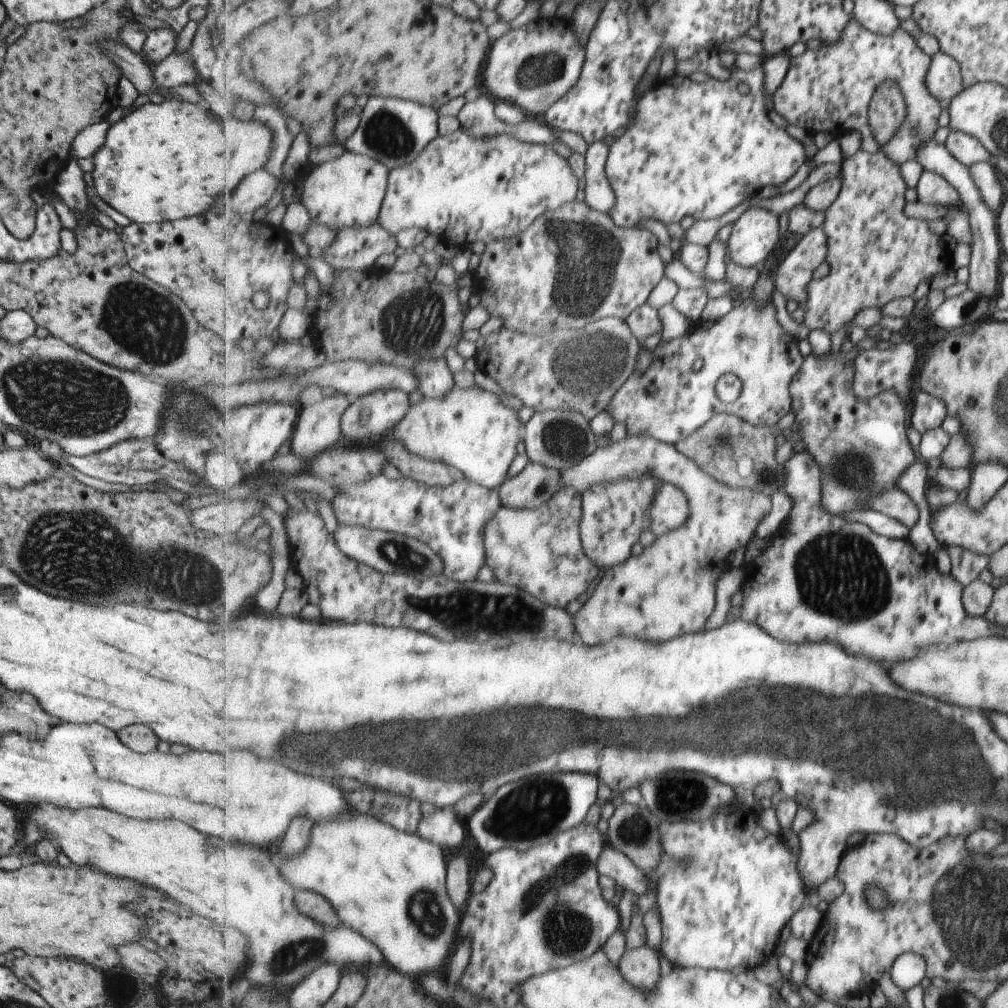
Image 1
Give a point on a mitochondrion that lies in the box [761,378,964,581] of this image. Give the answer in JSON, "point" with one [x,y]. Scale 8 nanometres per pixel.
{"point":[854,472]}

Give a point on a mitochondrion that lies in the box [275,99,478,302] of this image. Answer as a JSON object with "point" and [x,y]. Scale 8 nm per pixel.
{"point":[385,134]}

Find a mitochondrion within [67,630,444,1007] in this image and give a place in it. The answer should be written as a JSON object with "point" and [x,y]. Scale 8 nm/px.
{"point":[288,959]}

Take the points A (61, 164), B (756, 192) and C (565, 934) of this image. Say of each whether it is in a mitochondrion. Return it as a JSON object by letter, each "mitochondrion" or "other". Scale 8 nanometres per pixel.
{"A":"other","B":"other","C":"mitochondrion"}

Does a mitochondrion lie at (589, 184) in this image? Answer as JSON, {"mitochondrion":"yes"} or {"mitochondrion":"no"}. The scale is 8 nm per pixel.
{"mitochondrion":"no"}

